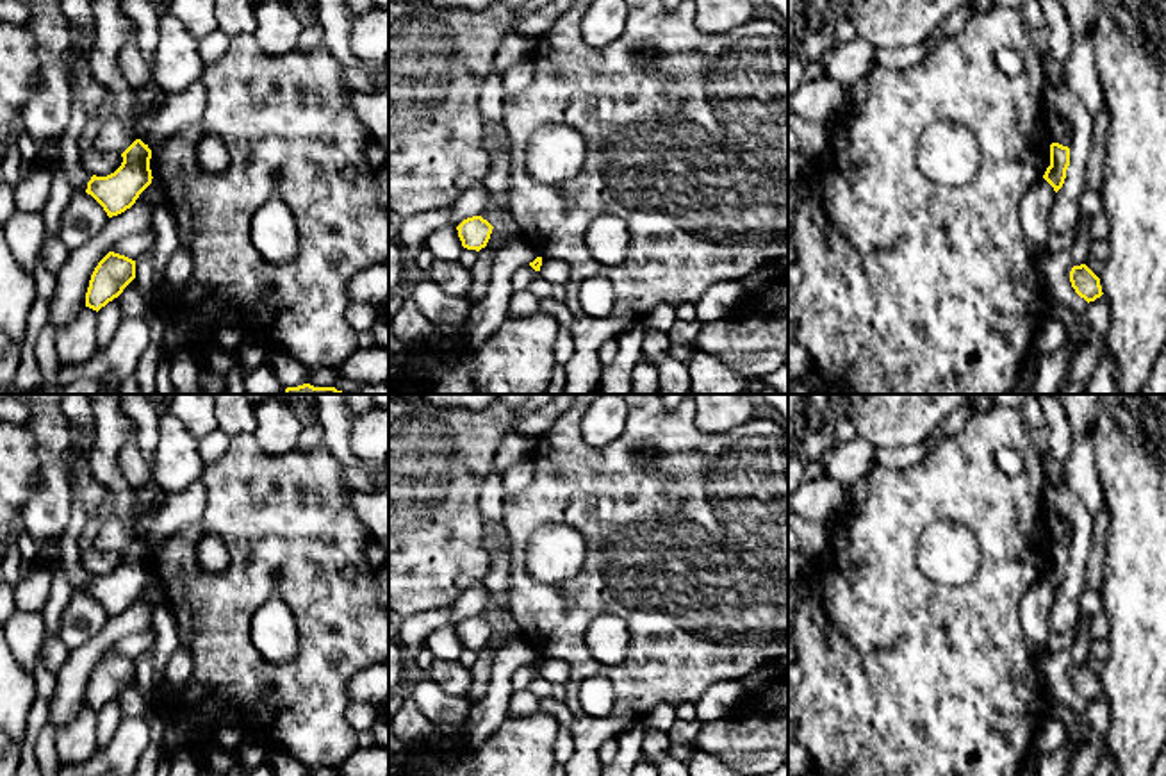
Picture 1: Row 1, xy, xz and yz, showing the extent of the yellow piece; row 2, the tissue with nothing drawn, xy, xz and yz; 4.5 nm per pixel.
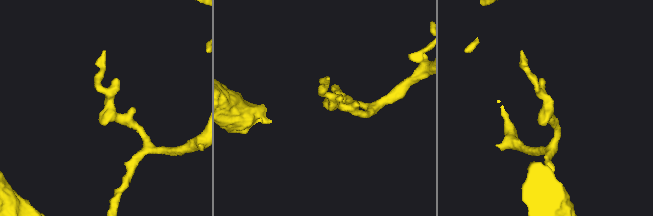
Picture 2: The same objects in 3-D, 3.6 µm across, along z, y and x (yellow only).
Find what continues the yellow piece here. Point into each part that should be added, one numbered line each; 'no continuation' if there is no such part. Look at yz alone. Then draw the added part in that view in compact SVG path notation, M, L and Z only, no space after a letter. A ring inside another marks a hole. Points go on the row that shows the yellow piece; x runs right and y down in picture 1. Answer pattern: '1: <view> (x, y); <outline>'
no continuation

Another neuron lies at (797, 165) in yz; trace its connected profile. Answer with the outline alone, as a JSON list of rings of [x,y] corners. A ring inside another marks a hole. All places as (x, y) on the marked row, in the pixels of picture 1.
[[[799,150],[788,152],[788,182],[799,182],[813,164]]]

